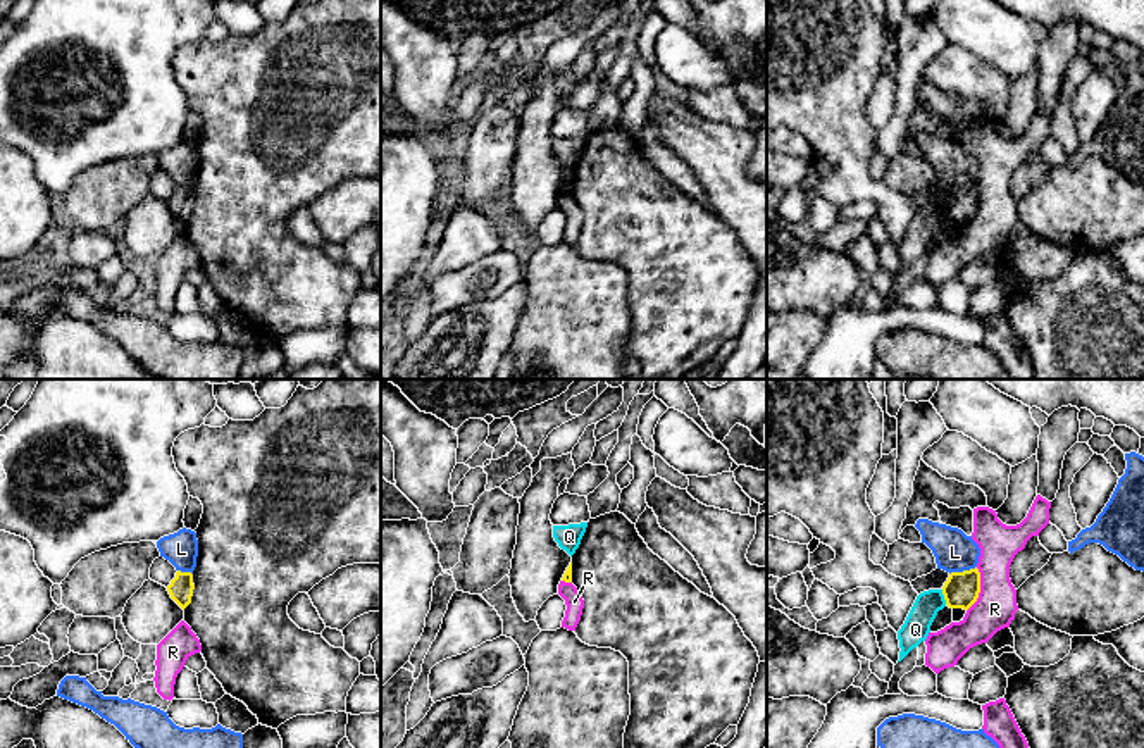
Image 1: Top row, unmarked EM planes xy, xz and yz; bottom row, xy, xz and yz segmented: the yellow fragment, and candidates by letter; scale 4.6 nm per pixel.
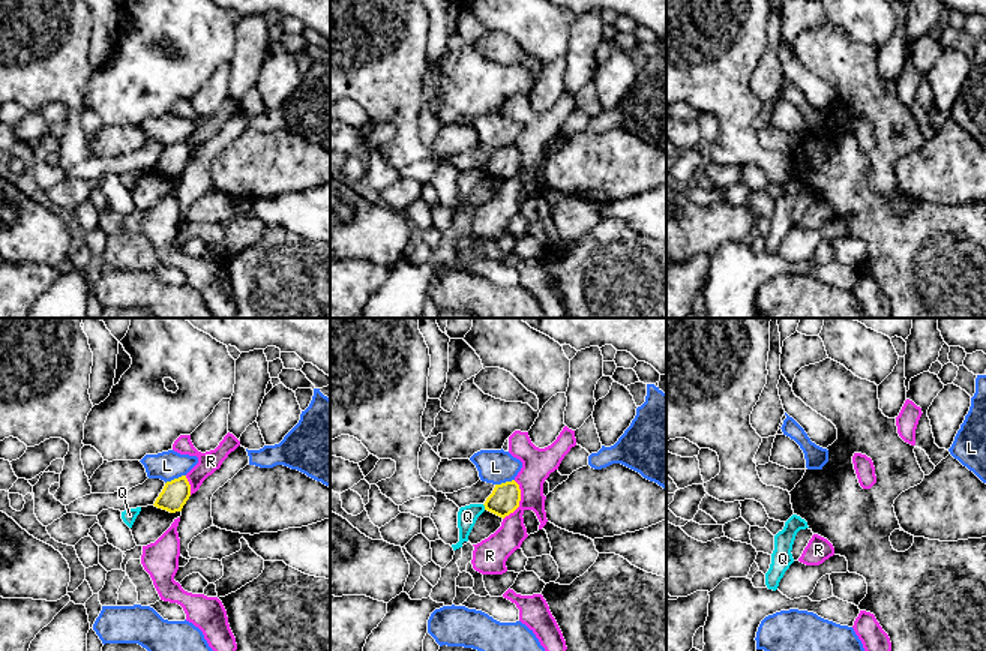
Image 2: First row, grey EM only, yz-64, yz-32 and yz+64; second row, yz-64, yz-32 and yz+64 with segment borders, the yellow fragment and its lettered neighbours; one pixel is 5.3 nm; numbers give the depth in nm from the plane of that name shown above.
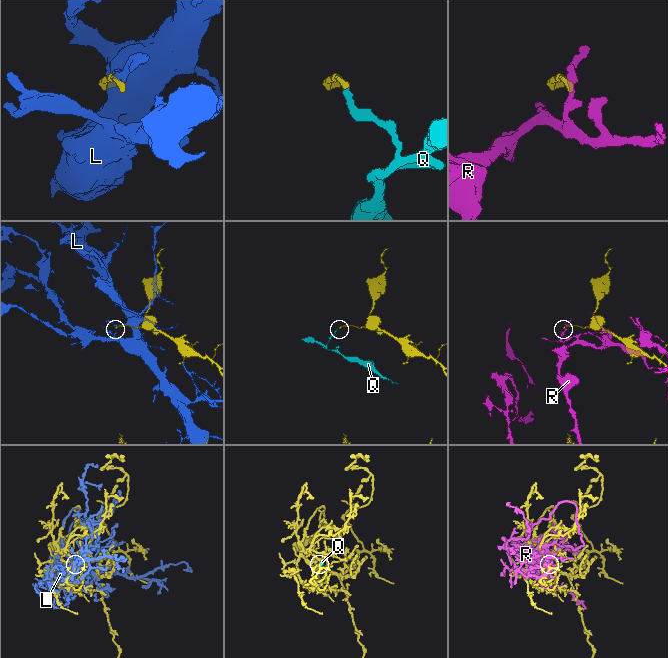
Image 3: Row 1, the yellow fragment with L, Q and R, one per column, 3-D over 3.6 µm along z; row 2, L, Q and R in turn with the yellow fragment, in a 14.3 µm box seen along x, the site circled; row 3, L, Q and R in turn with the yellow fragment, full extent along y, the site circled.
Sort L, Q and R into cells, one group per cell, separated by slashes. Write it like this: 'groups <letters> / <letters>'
groups L / Q / R

